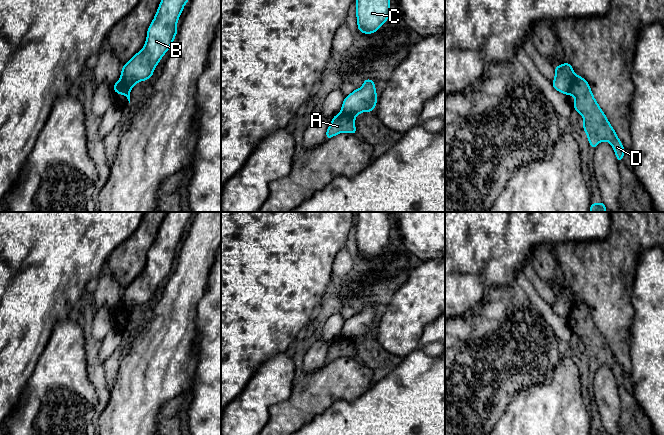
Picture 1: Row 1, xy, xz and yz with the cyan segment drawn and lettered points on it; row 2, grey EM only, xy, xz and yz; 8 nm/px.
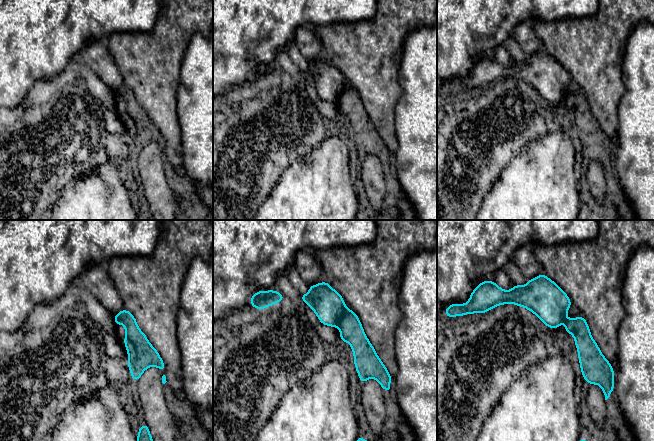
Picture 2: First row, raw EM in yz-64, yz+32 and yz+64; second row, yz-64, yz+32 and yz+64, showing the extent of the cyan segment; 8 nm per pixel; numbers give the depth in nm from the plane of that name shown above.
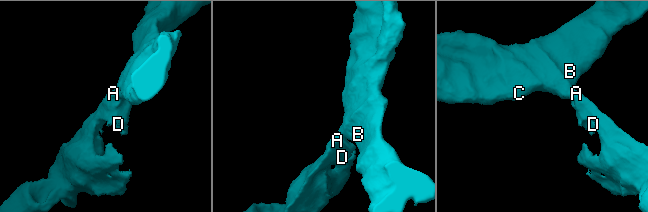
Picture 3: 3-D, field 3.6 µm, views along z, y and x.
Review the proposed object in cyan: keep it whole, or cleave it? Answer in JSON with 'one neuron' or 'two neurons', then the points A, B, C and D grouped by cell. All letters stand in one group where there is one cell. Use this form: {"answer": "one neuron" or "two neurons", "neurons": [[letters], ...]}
{"answer": "two neurons", "neurons": [["A", "D"], ["B", "C"]]}

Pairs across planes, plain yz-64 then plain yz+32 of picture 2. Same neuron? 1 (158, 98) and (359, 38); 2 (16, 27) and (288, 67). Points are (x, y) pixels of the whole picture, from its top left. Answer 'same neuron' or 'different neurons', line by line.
1: same neuron
2: different neurons

